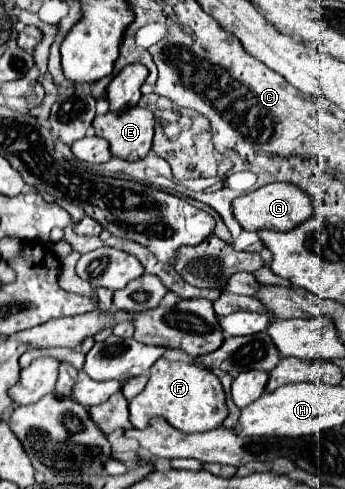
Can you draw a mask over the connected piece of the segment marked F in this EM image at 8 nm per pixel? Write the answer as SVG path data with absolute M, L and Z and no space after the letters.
M159 358L151 366L151 378L141 394L129 402L131 422L135 428L143 430L149 426L149 420L163 416L171 426L181 432L205 432L223 424L229 410L225 404L225 392L219 378L195 362L169 362Z

